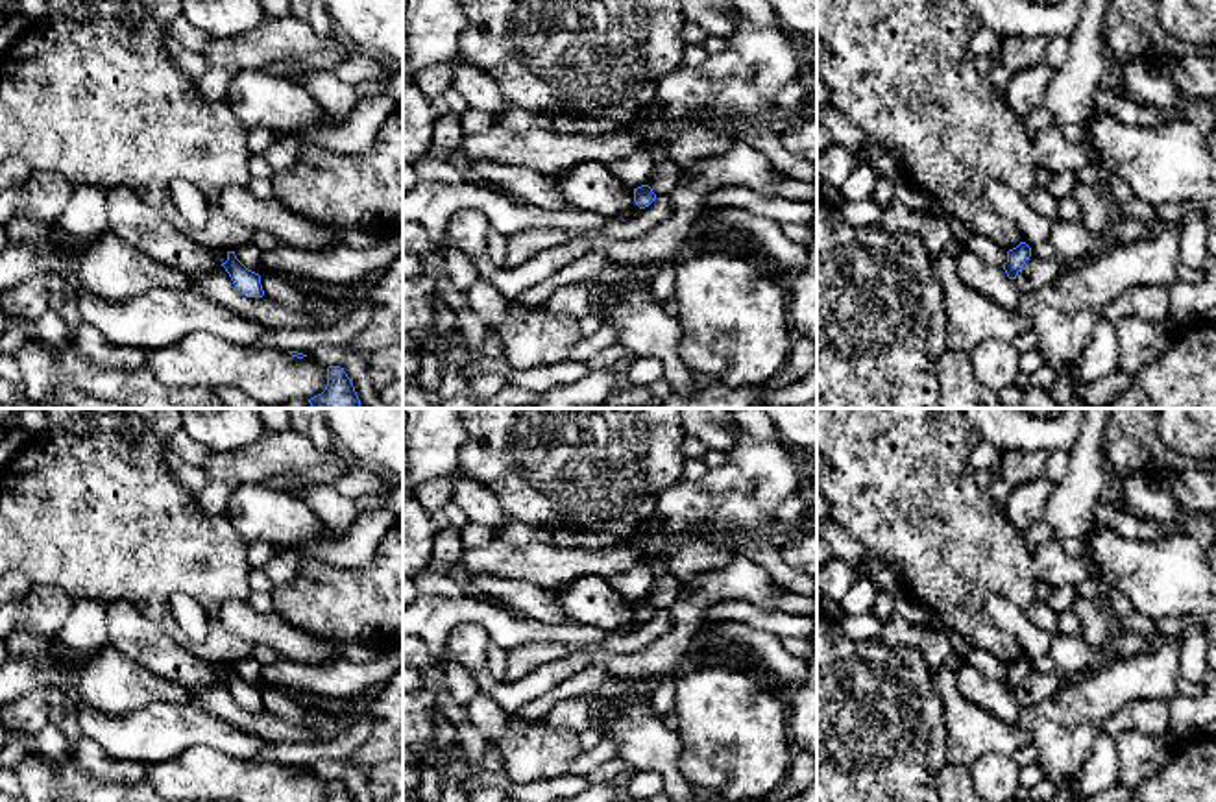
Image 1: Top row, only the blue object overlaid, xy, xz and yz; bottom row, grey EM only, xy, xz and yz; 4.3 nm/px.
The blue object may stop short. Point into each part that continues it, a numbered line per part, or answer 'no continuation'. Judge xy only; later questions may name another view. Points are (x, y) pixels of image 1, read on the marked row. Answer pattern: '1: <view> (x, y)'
no continuation

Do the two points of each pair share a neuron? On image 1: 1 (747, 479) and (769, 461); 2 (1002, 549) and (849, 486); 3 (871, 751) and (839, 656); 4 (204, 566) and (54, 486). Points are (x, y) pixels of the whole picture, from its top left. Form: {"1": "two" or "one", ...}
{"1": "one", "2": "one", "3": "one", "4": "one"}

